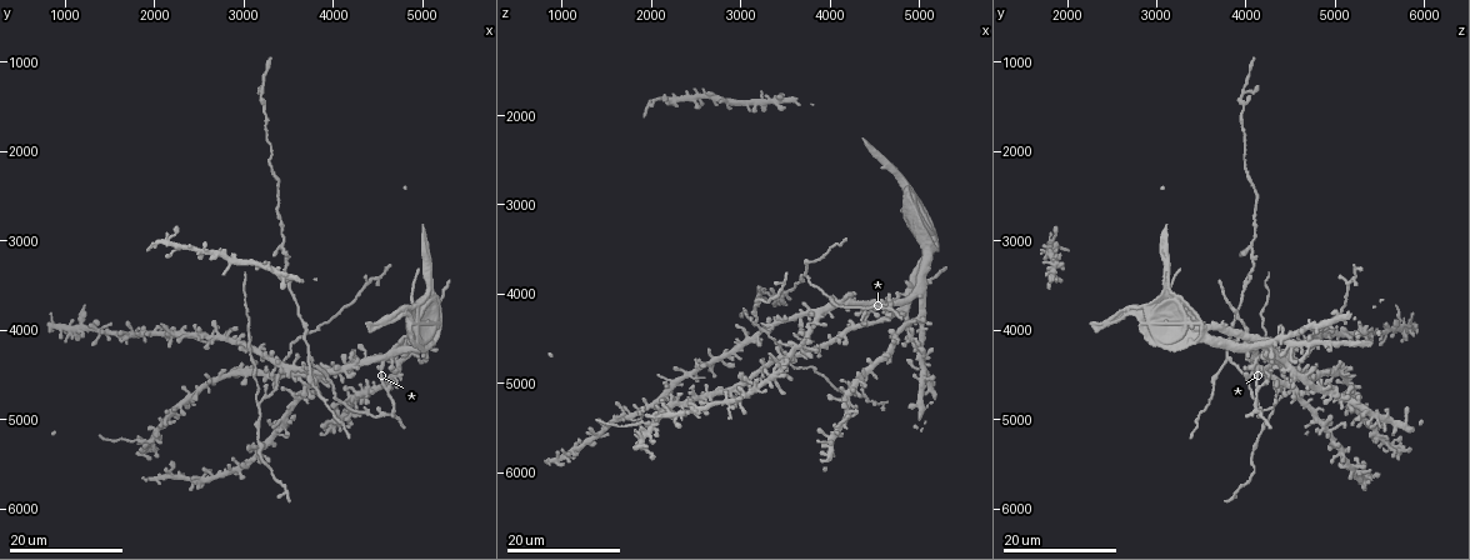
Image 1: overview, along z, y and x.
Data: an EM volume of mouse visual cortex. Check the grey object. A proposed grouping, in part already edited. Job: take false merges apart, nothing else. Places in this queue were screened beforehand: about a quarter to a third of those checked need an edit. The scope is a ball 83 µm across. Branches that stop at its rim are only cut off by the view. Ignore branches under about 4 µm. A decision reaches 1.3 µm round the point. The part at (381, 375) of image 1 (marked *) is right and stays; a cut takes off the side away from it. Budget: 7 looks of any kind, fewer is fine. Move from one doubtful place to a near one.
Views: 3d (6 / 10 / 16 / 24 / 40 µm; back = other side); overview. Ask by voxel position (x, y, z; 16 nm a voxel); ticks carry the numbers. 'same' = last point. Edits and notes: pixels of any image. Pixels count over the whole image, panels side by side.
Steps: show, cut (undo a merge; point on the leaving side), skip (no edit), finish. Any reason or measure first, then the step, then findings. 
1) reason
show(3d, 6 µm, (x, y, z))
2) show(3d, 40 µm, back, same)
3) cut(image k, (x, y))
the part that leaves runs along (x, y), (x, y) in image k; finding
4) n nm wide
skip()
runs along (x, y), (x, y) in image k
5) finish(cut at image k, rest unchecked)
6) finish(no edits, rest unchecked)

three-way junction
show(3d, 16 µm, (3750, 4300, 3800))

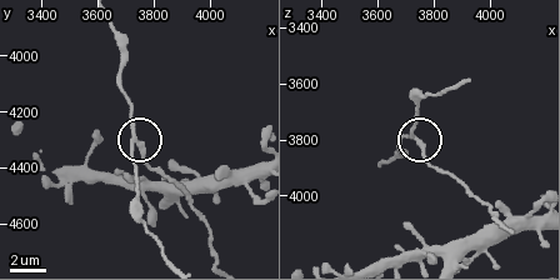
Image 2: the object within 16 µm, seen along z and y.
show(3d, 6 µm, (3730, 4320, 3790))

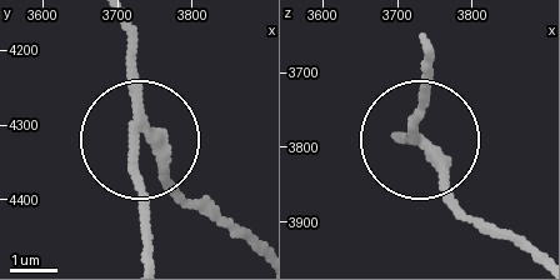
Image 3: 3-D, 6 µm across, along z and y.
cut(image 3, (135, 183))
the part that leaves runs along (133, 118), (144, 258) in image 3; a second neuron is stuck on

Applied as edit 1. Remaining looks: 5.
two arms in line, one across
show(3d, 16 µm, (3150, 4800, 4300))

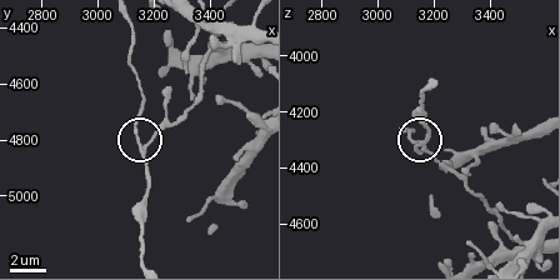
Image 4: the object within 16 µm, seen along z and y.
zoom in
show(3d, 10 µm, (3150, 4820, 4330))

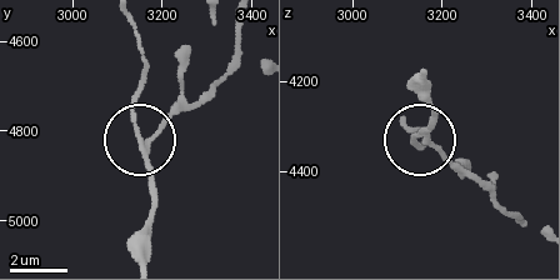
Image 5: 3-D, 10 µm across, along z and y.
3 arms
cut(image 5, (164, 124))
the part that leaves runs along (146, 149), (223, 73), (238, 44), (238, 23) in image 5; two neurons meet here

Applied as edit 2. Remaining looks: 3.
see it whole again
show(overview)

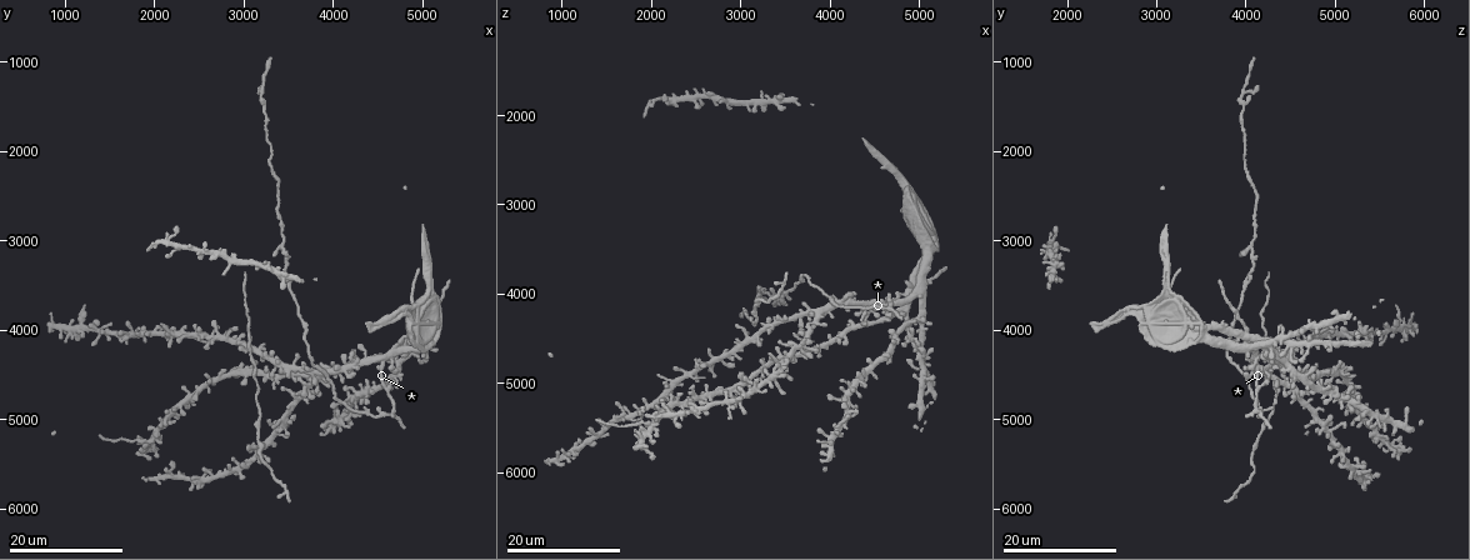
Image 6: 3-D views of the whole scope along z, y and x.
three arms meet
show(3d, 24 µm, (4900, 4050, 3950))

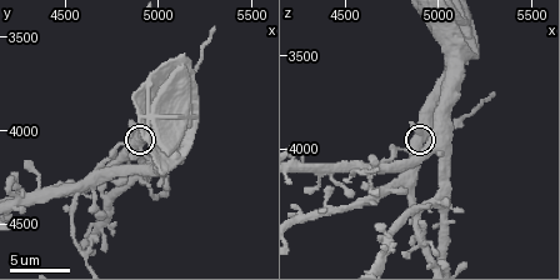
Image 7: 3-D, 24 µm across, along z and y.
show(3d, 6 µm, same)

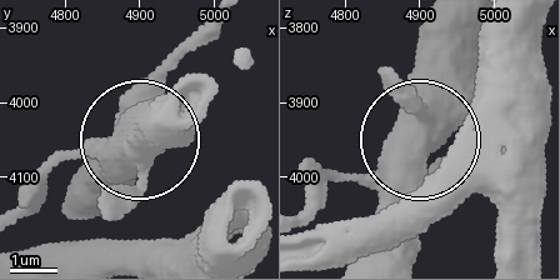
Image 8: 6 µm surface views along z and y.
530 nm wide
skip()
all the same neuron

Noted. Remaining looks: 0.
finish(cut at image 3, cut at image 5, rest unchecked)

